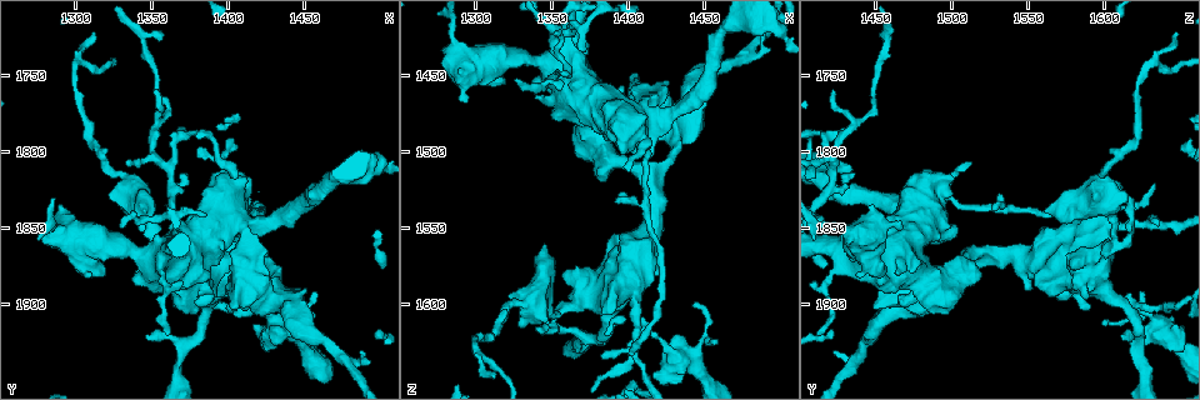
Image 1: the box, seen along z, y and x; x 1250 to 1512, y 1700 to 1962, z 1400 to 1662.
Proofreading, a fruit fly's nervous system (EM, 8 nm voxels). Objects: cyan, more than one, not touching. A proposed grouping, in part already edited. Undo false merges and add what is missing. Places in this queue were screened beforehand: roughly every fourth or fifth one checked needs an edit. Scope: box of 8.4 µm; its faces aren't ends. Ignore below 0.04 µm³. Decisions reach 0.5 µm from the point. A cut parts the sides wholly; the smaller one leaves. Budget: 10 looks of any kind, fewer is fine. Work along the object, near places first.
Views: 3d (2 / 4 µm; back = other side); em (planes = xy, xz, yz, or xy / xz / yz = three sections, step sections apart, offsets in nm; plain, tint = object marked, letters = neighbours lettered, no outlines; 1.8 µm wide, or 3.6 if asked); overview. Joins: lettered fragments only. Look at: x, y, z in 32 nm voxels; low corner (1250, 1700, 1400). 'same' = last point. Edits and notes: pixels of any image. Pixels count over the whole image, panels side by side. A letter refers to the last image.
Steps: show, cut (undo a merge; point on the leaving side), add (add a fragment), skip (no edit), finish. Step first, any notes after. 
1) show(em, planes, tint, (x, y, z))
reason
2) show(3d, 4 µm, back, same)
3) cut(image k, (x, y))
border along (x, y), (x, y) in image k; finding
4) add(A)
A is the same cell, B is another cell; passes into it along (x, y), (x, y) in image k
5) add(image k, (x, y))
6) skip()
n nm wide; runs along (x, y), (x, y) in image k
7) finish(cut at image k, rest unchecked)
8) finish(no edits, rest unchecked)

show(em, xy, step 16, plain, (1344, 1838, 1560))
branch stops here

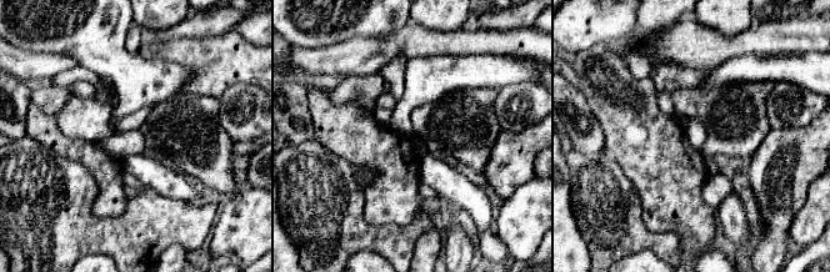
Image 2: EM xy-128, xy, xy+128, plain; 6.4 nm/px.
show(em, xy, step 16, letters, same)

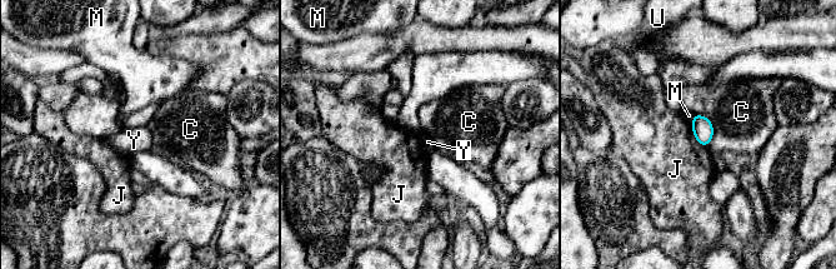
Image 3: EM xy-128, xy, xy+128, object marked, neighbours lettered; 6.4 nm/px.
skip()
C, J, M, U and Y are other cells; no lettered fragment goes on from it

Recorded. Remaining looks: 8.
show(em, 3.6 µm, planes, letters, (1488, 1930, 1420))
tapers out

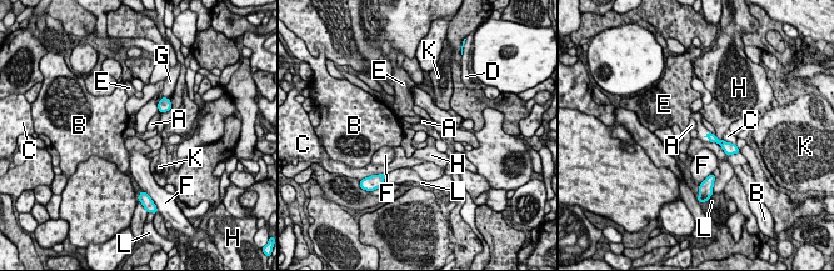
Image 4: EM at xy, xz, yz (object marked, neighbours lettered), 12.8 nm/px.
add(D)
D is the same cell, A, B, C, E, F, G, H, K and L are other cells; it goes on there

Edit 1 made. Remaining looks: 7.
show(3d, 2 µm, (1428, 1876, 1504))
touches itself

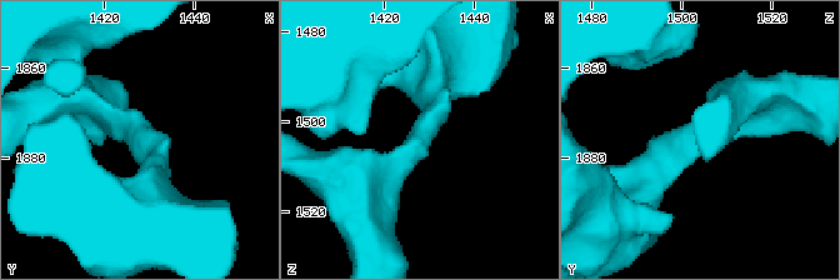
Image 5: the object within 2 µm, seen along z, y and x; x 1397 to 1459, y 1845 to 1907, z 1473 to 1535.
show(em, xy, step 8, letters, (1428, 1874, 1503))
now the EM

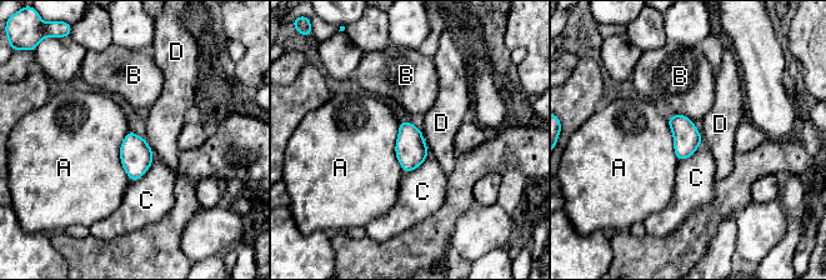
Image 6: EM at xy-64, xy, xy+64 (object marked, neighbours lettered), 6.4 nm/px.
skip()
A, B, C and D are other cells; one neuron here

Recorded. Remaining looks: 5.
show(3d, 4 µm, back, (1286, 1848, 1426))
side arm on a straight run

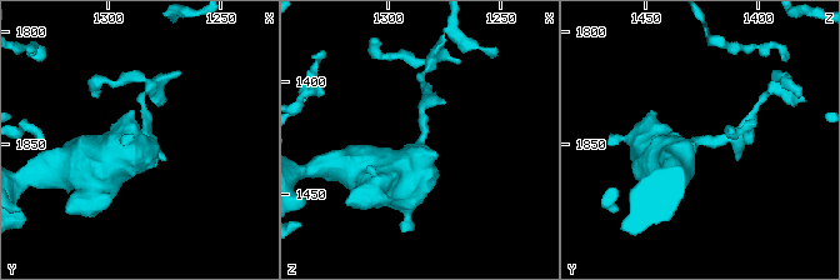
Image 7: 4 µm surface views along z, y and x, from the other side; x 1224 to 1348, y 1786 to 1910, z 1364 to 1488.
show(em, 3.6 µm, planes, tint, (1285, 1849, 1428))
3 arms

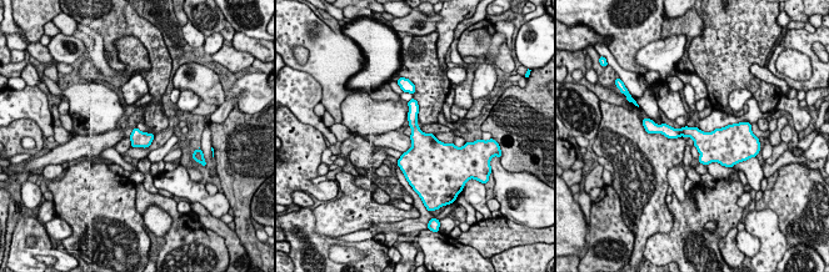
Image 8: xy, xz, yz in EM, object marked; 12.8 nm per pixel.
show(em, 3.6 µm, planes, letters, same)

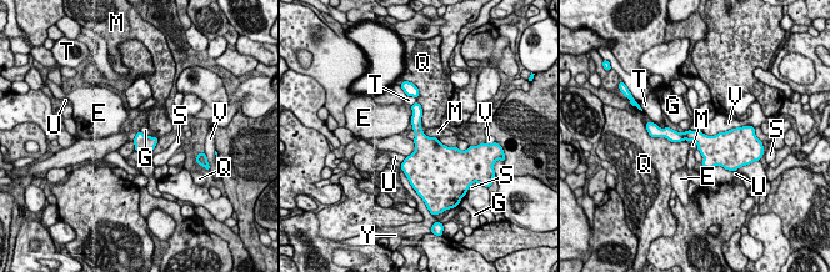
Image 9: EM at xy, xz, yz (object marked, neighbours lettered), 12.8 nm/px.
skip()
220 nm wide; E, G, M, Q, S, T, U, V and Y are other cells; border along (740, 126), (714, 135), (700, 131) in image 9; all the same neuron

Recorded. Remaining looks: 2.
finish(add at image 4, rest unchecked)

